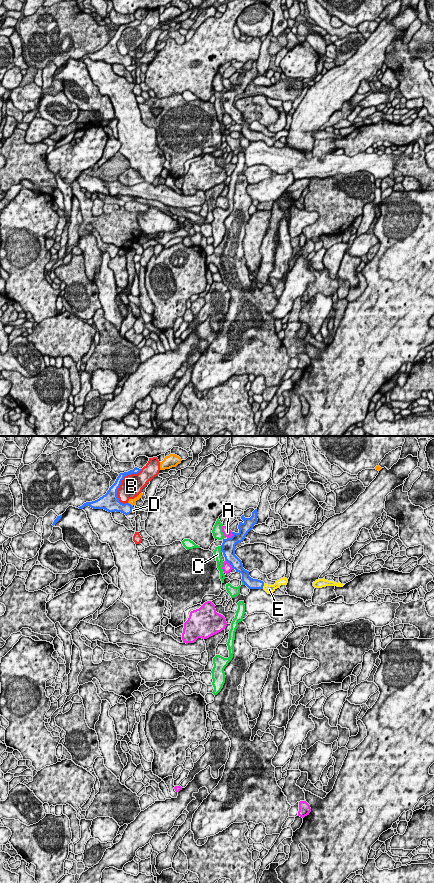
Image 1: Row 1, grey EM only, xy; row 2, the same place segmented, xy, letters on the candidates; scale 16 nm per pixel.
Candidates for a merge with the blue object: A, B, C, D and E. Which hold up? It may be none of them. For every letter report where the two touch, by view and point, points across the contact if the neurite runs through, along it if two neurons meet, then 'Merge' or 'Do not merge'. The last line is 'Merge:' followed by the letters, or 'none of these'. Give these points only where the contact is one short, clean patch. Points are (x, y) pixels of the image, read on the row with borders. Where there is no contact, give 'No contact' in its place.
A: Touches blue at xy (232, 536). Do not merge
B: Touches blue at xy (121, 481). Do not merge
C: Touches blue at xy (221, 549). Do not merge
D: Touches blue at xy (130, 504). Do not merge
E: Touches blue at xy (263, 585). Path across: xy (251, 583), (263, 585), (269, 589). Merge
Merge: E

